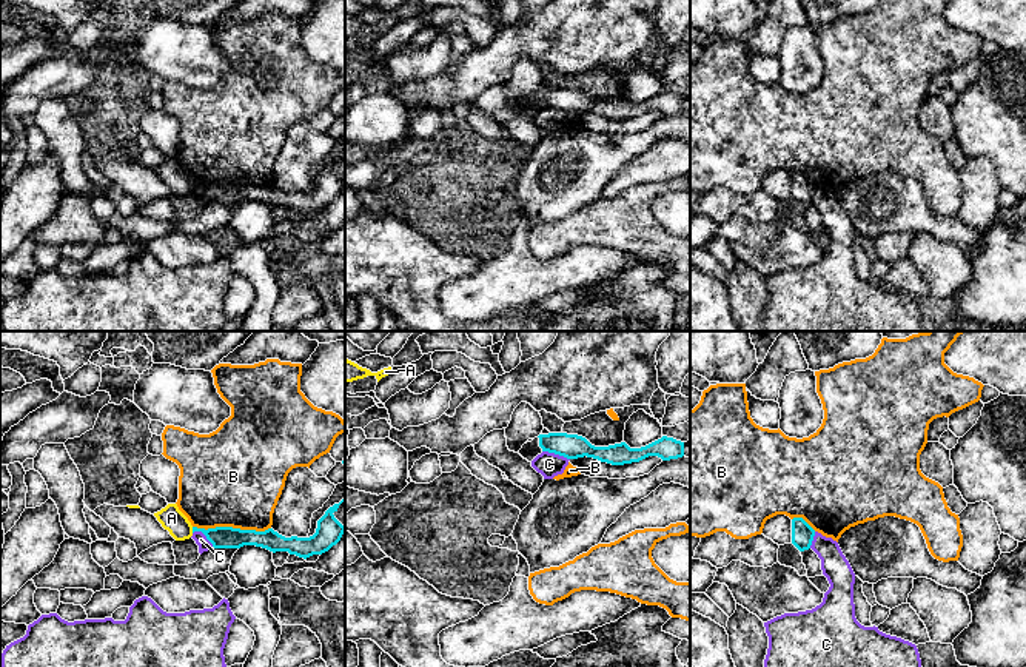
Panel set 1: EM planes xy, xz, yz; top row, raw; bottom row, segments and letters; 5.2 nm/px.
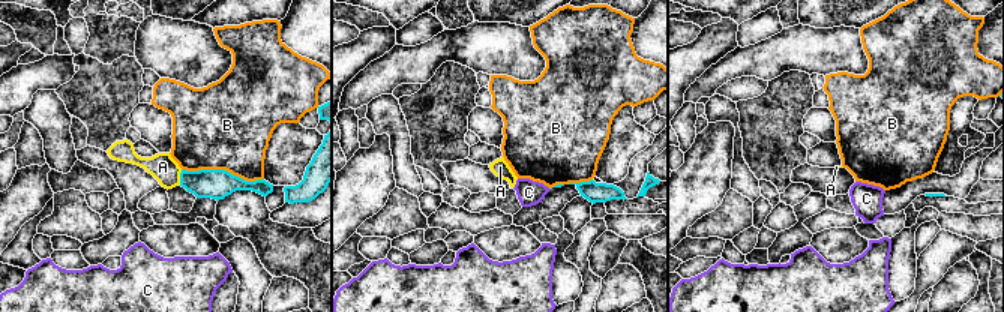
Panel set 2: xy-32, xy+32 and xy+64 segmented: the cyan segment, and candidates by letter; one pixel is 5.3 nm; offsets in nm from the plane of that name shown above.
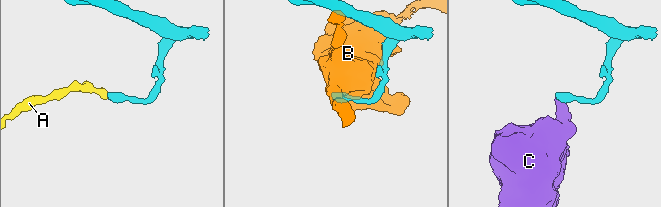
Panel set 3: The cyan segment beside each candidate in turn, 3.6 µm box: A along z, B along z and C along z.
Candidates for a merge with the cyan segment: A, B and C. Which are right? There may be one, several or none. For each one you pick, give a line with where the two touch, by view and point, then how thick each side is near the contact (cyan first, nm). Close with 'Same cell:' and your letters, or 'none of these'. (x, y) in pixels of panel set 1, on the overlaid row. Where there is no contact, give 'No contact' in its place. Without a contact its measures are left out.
Same cell: none of these

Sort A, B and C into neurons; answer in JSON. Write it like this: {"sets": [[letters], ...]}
{"sets": [["A"], ["B"], ["C"]]}

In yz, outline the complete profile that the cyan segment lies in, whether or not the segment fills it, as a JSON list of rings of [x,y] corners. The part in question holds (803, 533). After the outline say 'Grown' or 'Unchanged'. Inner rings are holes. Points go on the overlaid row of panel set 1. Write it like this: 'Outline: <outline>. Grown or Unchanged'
Outline: [[[792,519],[792,544],[800,550],[809,550],[815,536],[815,530],[803,519]]]. Unchanged

